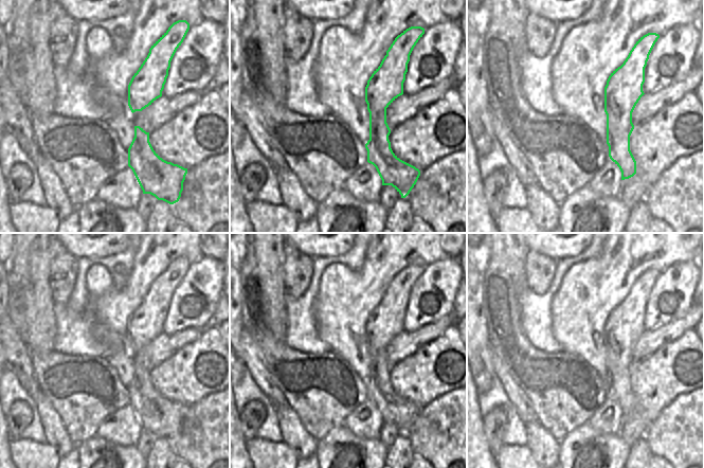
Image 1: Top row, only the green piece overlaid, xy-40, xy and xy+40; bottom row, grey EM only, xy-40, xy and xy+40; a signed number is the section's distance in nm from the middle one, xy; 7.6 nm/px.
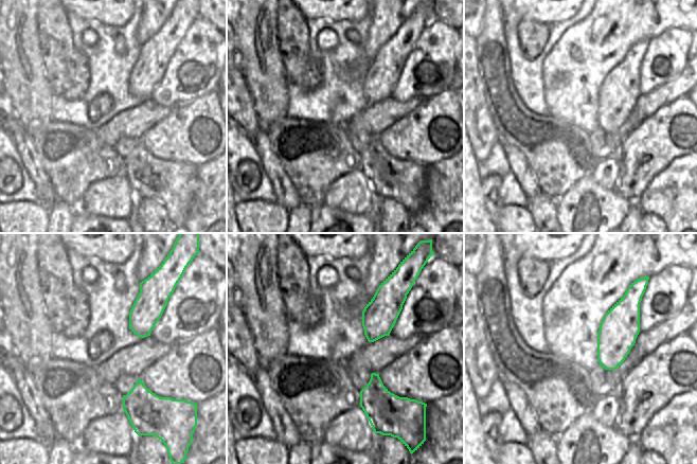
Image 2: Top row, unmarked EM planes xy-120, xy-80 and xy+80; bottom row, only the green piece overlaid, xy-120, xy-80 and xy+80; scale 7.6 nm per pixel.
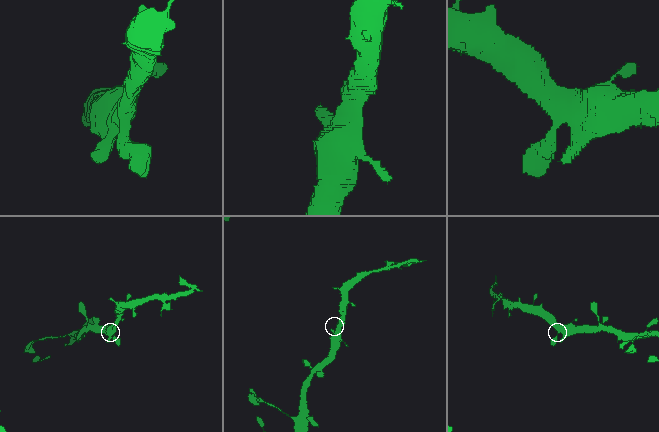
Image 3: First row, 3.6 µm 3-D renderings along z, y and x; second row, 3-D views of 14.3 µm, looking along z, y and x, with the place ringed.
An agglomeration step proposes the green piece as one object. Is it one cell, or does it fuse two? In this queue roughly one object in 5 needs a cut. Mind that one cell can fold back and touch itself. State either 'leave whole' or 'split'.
leave whole

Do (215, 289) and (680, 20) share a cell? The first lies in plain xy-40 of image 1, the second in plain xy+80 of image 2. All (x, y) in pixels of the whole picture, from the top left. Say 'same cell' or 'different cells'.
different cells

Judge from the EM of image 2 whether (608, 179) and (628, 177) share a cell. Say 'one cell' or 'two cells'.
two cells

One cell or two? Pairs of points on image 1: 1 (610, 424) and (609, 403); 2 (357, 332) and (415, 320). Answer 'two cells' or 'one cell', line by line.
1: one cell
2: two cells

